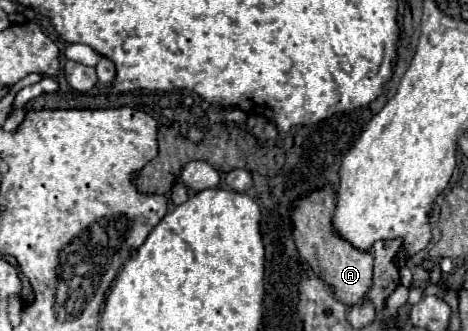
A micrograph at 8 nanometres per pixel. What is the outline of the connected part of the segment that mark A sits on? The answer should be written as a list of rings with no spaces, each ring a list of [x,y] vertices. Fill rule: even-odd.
[[[334,187],[318,189],[318,193],[310,193],[310,197],[296,201],[296,209],[292,211],[294,221],[294,241],[300,253],[302,263],[318,275],[326,287],[332,289],[336,301],[344,305],[362,305],[368,299],[368,291],[372,289],[372,253],[362,253],[352,245],[346,245],[330,225],[330,217],[334,213]]]

